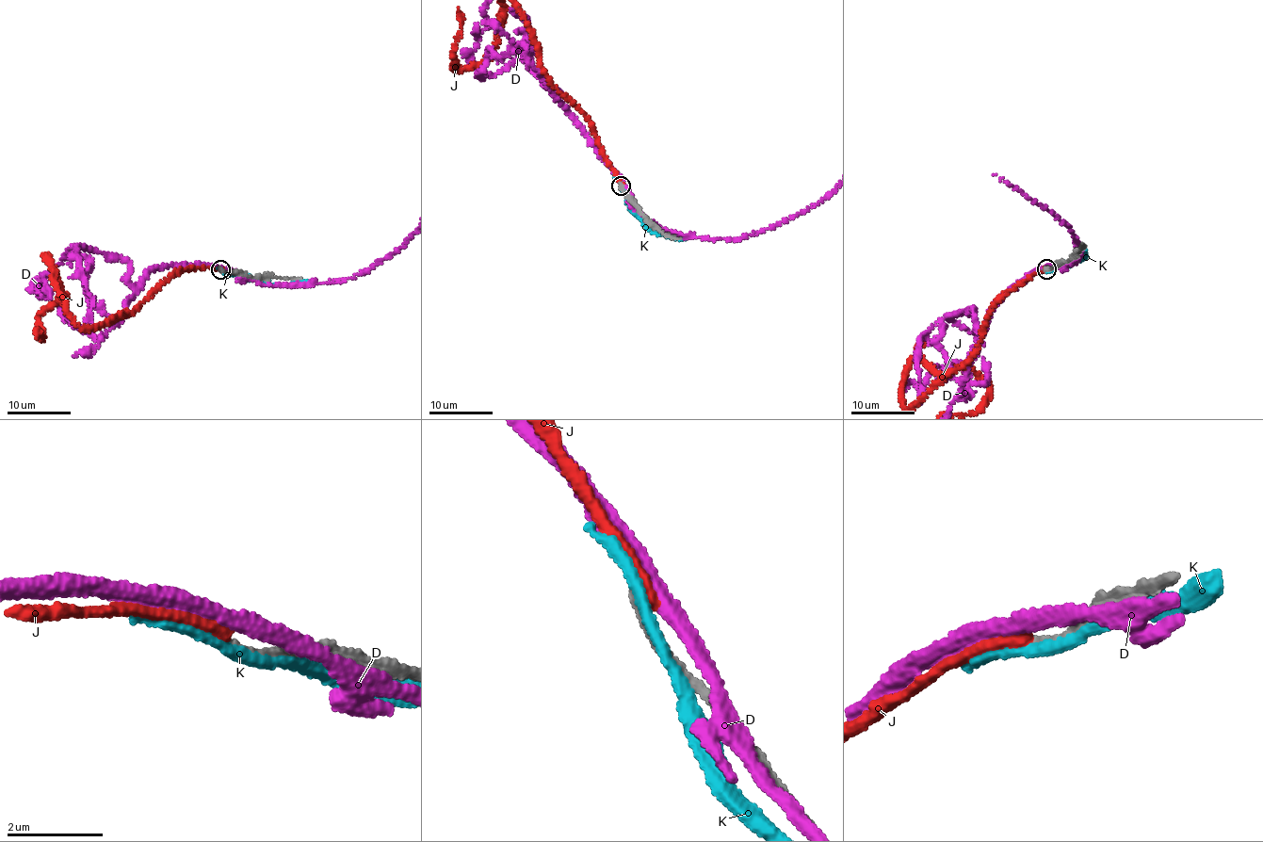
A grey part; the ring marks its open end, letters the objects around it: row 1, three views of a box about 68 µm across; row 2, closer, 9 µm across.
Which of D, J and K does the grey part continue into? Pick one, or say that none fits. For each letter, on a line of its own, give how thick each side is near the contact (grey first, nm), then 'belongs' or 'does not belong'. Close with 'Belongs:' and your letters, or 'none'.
D: 240 nm thick on the grey side, 400 nm on the other; does not belong
J: 240 nm thick on the grey side, 360 nm on the other; does not belong
K: 180 nm thick on the grey side, 240 nm on the other; does not belong
Belongs: none

